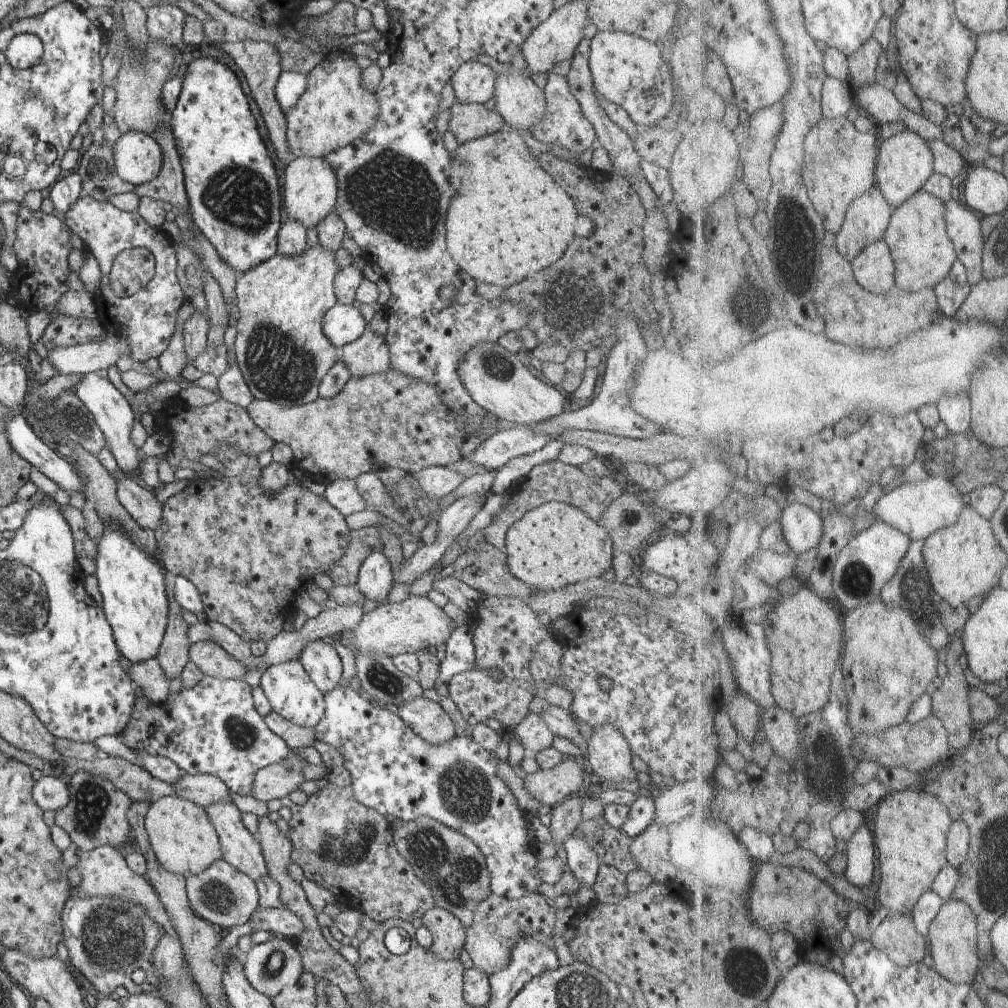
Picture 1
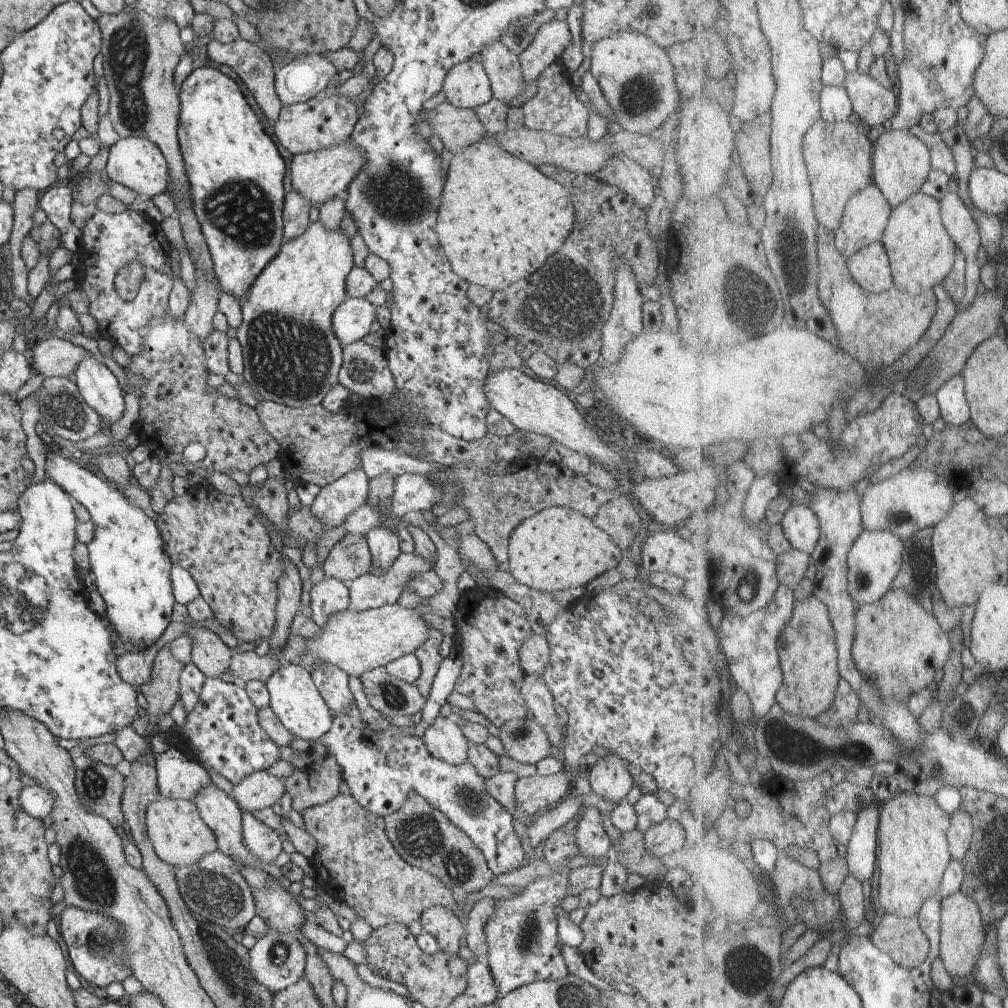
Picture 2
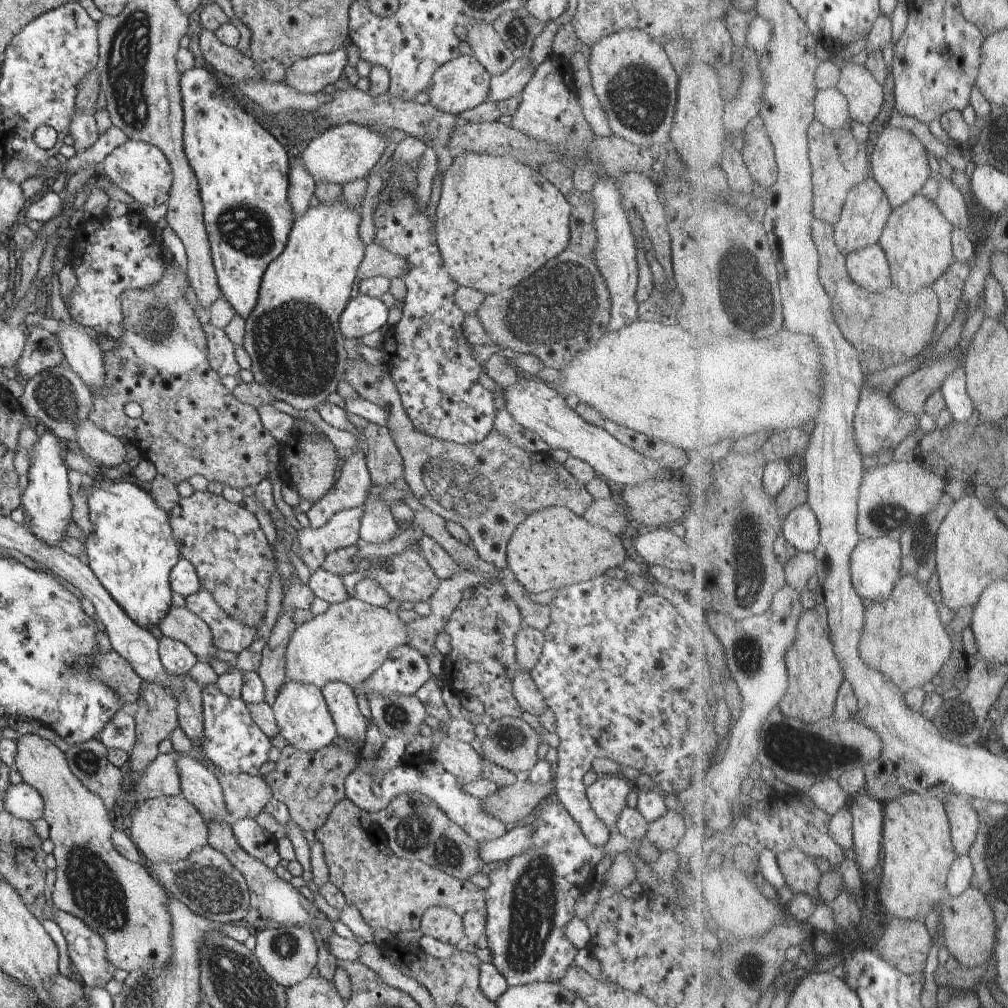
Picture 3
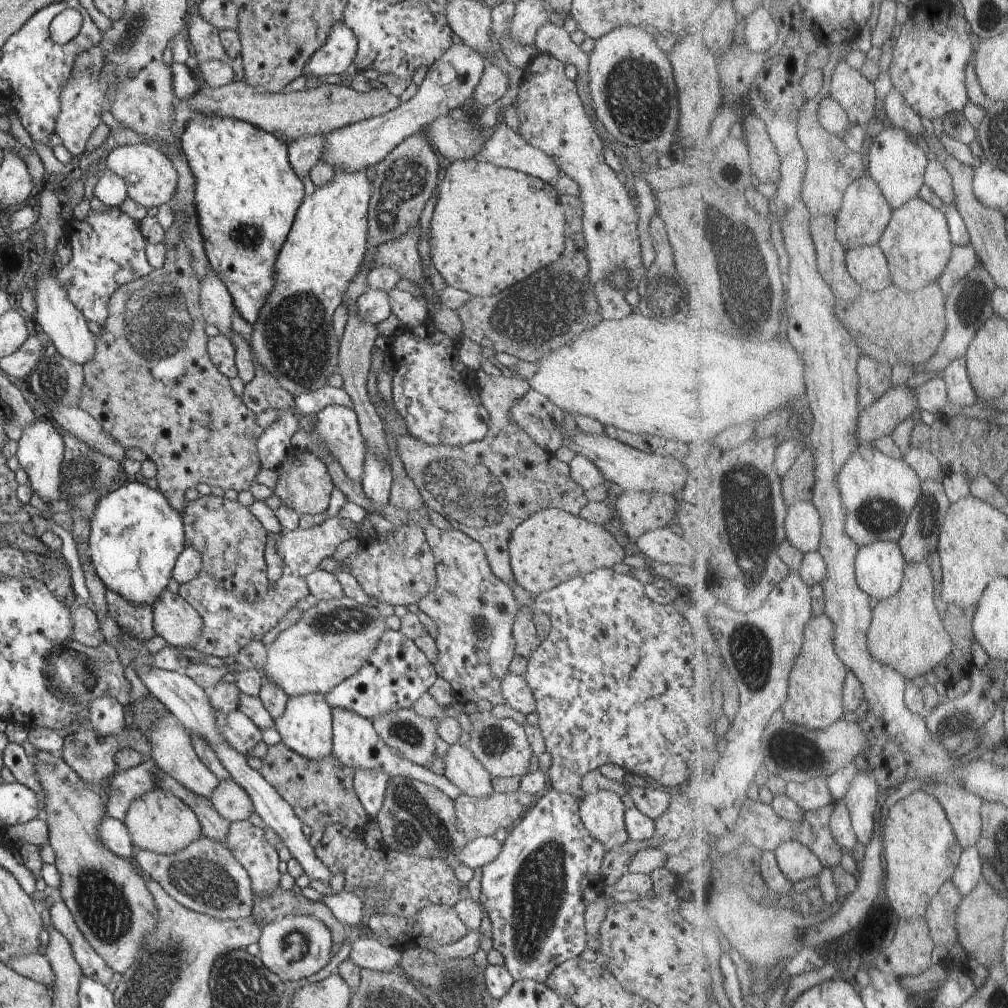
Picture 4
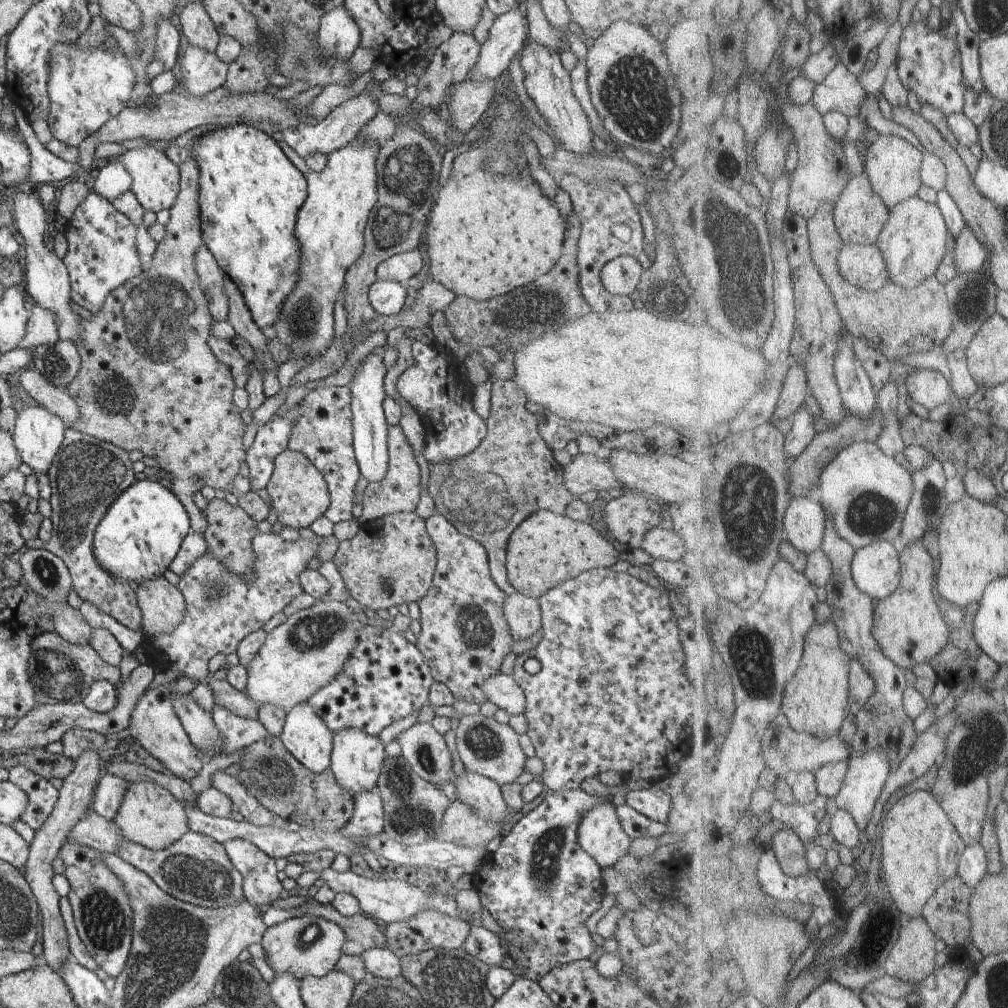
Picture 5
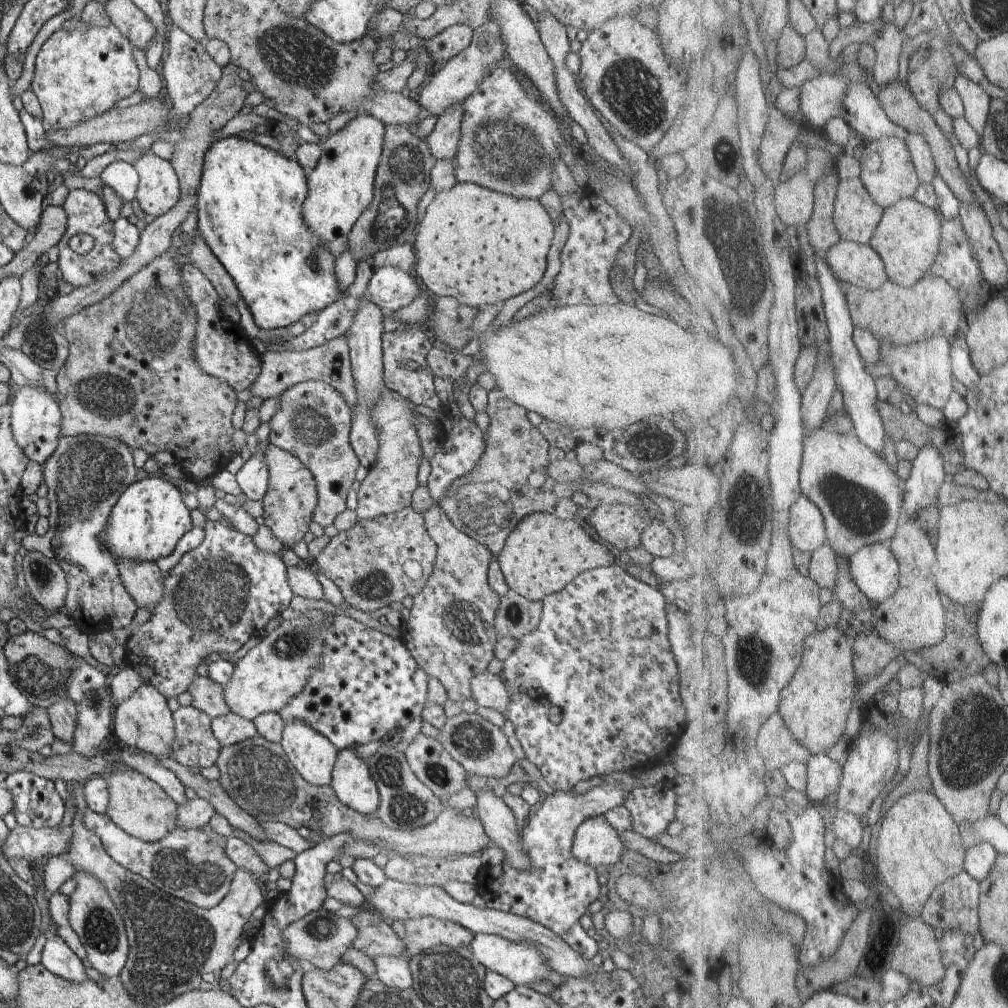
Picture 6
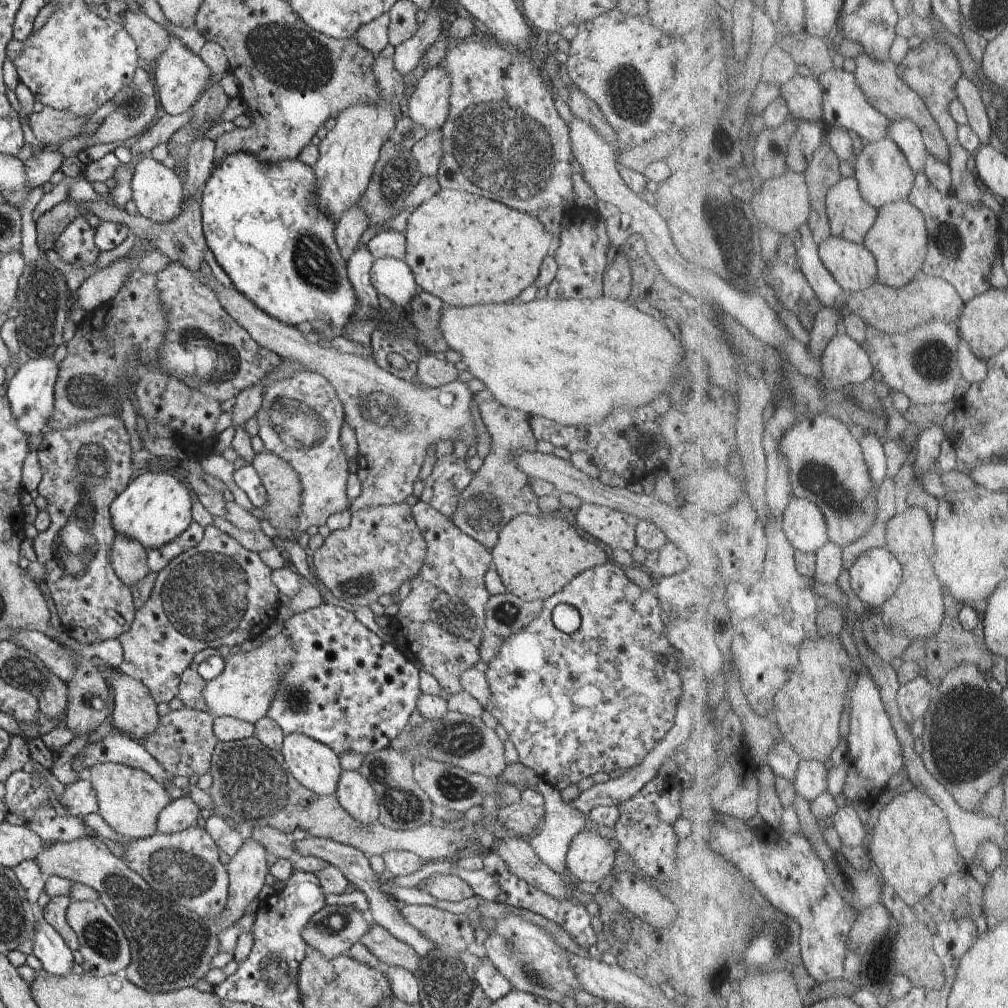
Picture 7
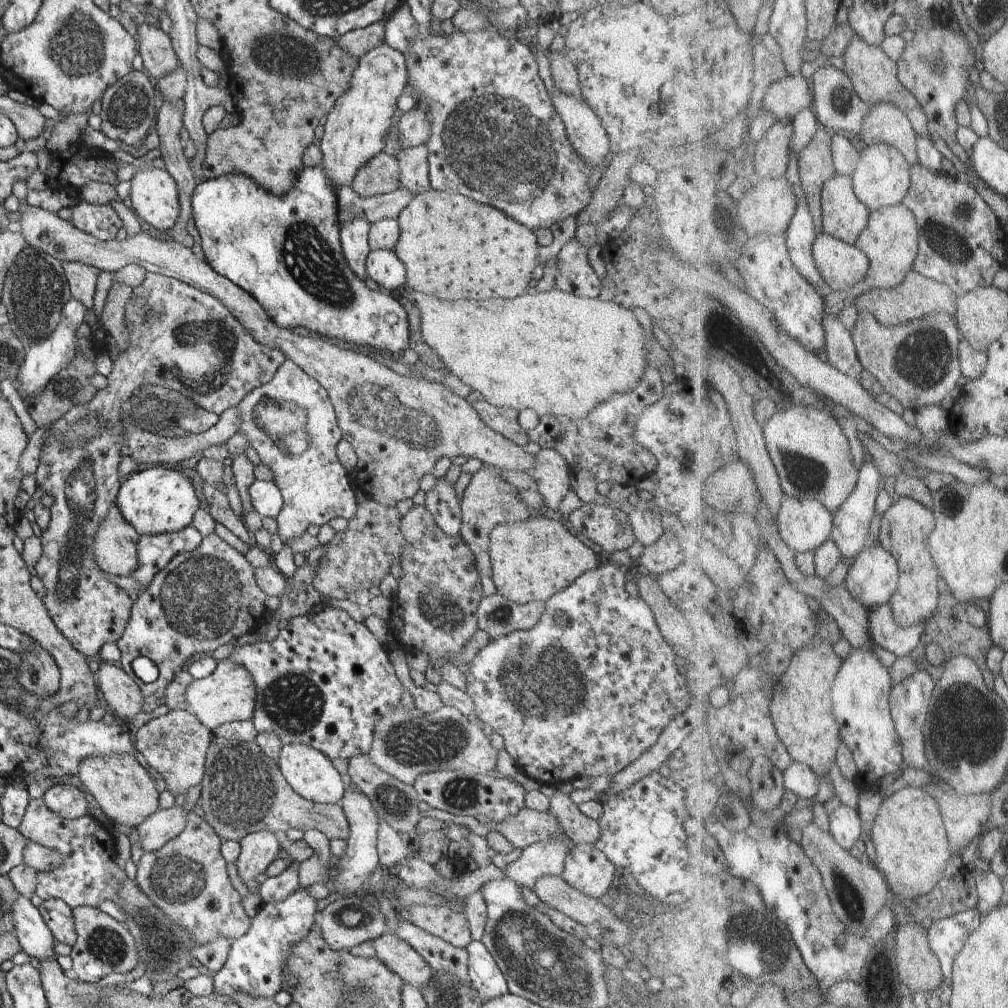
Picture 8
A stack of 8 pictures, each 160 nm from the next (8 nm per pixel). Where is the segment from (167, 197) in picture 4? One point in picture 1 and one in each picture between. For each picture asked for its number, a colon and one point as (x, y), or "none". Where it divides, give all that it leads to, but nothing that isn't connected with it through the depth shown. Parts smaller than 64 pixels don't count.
1: (138, 157)
2: (136, 162)
3: (142, 170)

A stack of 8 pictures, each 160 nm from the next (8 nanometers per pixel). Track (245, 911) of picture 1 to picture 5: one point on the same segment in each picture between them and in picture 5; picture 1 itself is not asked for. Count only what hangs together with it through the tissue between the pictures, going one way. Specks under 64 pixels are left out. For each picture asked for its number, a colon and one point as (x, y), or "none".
2: (215, 890)
3: (207, 883)
4: (205, 877)
5: (195, 869)

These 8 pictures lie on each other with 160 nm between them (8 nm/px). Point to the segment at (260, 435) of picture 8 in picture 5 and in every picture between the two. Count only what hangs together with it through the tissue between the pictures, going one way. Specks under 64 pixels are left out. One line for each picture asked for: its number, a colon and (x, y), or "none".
5: (323, 433)
6: (313, 421)
7: (300, 419)

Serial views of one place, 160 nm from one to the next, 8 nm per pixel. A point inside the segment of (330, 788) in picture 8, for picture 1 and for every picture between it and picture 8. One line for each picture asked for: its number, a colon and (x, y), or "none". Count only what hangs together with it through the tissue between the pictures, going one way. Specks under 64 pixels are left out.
1: (291, 692)
2: (294, 698)
3: (301, 712)
4: (305, 726)
5: (304, 734)
6: (312, 754)
7: (314, 765)

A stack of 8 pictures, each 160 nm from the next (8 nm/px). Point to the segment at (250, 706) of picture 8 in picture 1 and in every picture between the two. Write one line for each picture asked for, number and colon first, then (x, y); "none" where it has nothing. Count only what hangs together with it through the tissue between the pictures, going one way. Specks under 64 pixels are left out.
1: (417, 623)
2: (356, 642)
3: (351, 640)
4: (332, 641)
5: (298, 657)
6: (277, 669)
7: (245, 689)

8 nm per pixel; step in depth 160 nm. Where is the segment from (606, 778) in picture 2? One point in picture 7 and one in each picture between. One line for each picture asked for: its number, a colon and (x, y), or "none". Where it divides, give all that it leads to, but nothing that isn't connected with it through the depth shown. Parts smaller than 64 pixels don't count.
3: (607, 794)
4: (602, 813)
5: (600, 833)
6: (595, 842)
7: (590, 857)

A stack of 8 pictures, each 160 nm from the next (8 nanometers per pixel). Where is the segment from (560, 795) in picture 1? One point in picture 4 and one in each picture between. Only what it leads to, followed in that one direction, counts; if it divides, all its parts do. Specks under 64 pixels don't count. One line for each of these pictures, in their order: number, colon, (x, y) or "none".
2: (531, 793)
3: (513, 803)
4: (476, 817)

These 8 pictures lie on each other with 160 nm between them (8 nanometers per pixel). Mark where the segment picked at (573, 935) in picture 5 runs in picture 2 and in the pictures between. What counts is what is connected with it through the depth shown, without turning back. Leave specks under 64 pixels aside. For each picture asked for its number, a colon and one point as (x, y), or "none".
2: (524, 946)
3: (529, 901)
4: (535, 890)

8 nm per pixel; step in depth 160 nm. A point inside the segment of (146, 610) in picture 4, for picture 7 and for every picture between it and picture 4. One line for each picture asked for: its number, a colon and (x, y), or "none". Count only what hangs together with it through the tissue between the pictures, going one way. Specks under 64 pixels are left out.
5: (87, 476)
6: (86, 474)
7: (86, 467)

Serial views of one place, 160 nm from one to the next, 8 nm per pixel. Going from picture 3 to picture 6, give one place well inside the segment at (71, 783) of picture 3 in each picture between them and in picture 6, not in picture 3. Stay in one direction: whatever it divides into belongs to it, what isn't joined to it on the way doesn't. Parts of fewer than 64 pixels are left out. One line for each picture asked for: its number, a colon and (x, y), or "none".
4: (108, 897)
5: (103, 918)
6: (93, 915)

